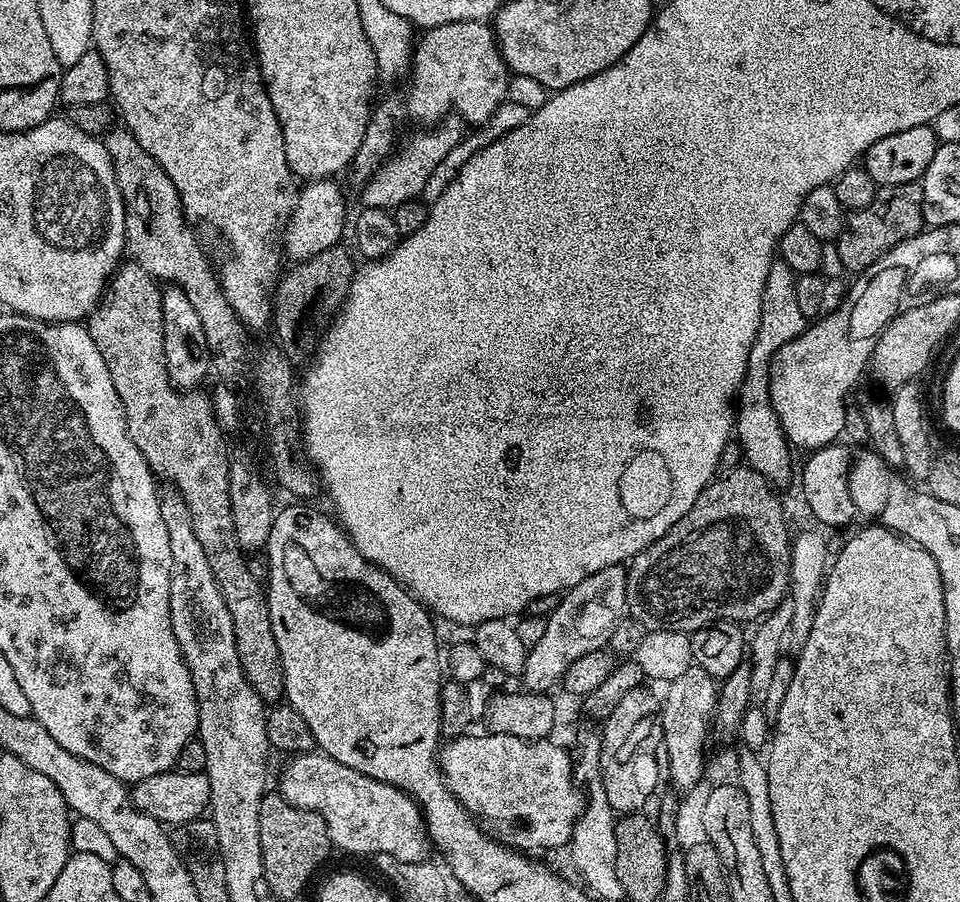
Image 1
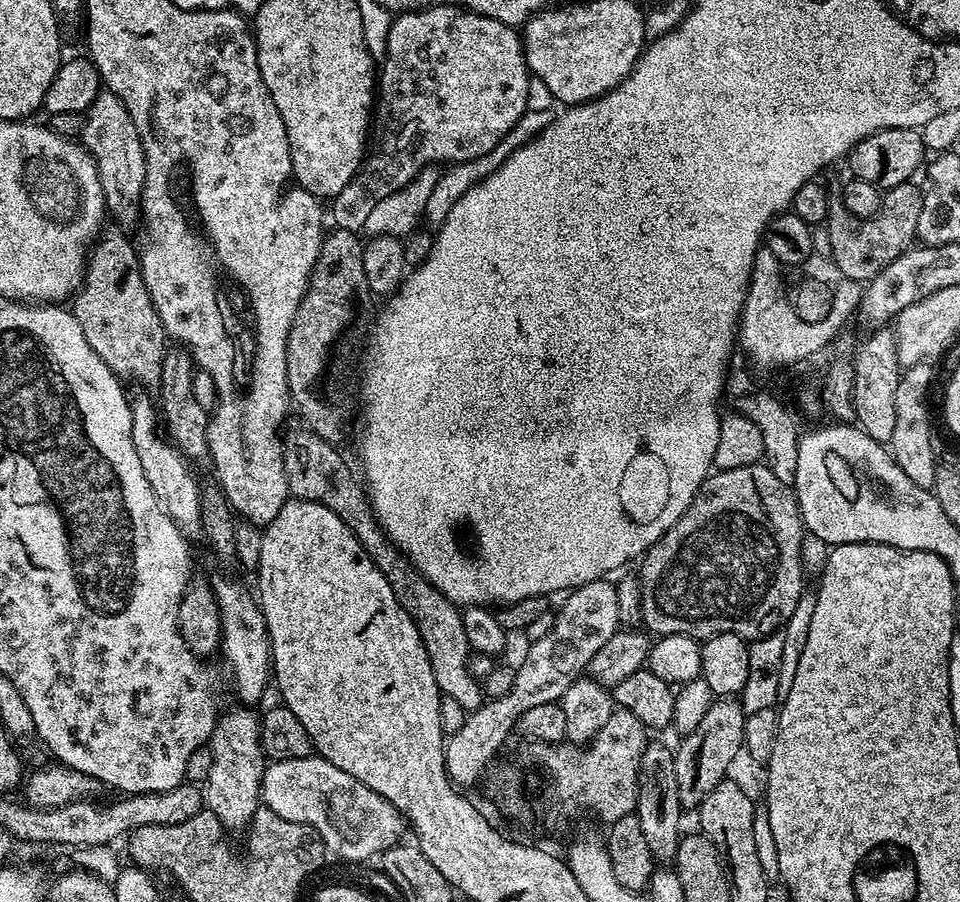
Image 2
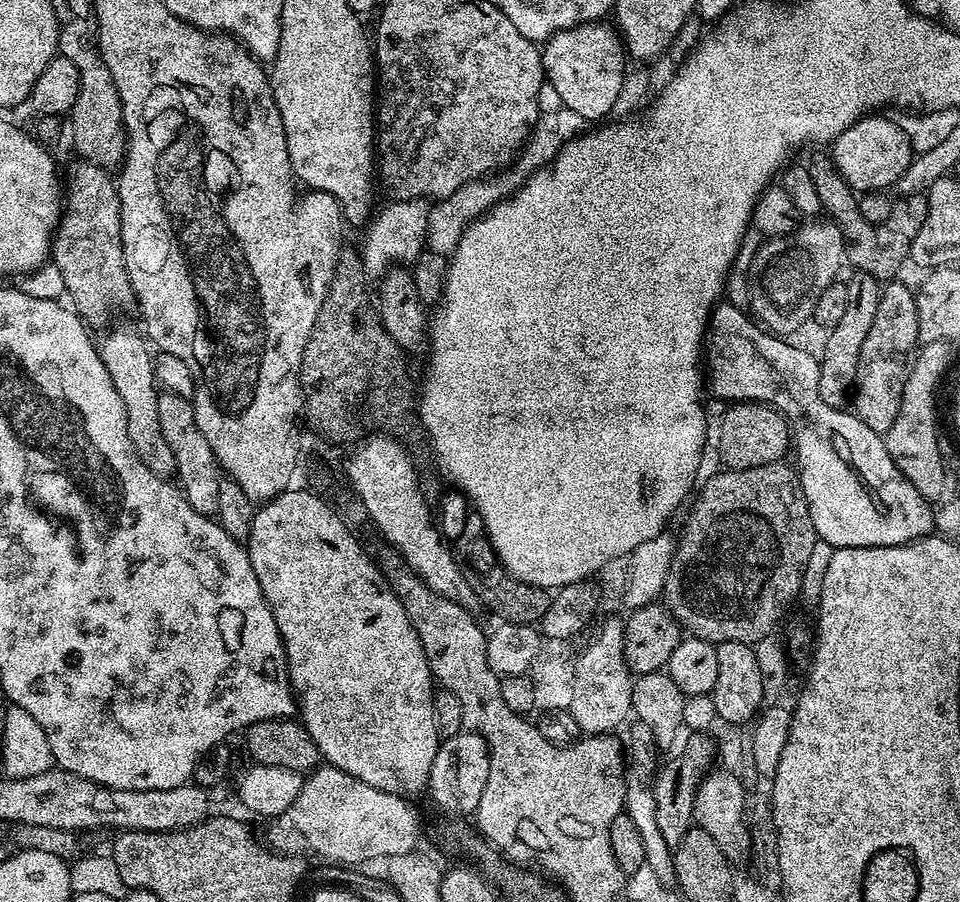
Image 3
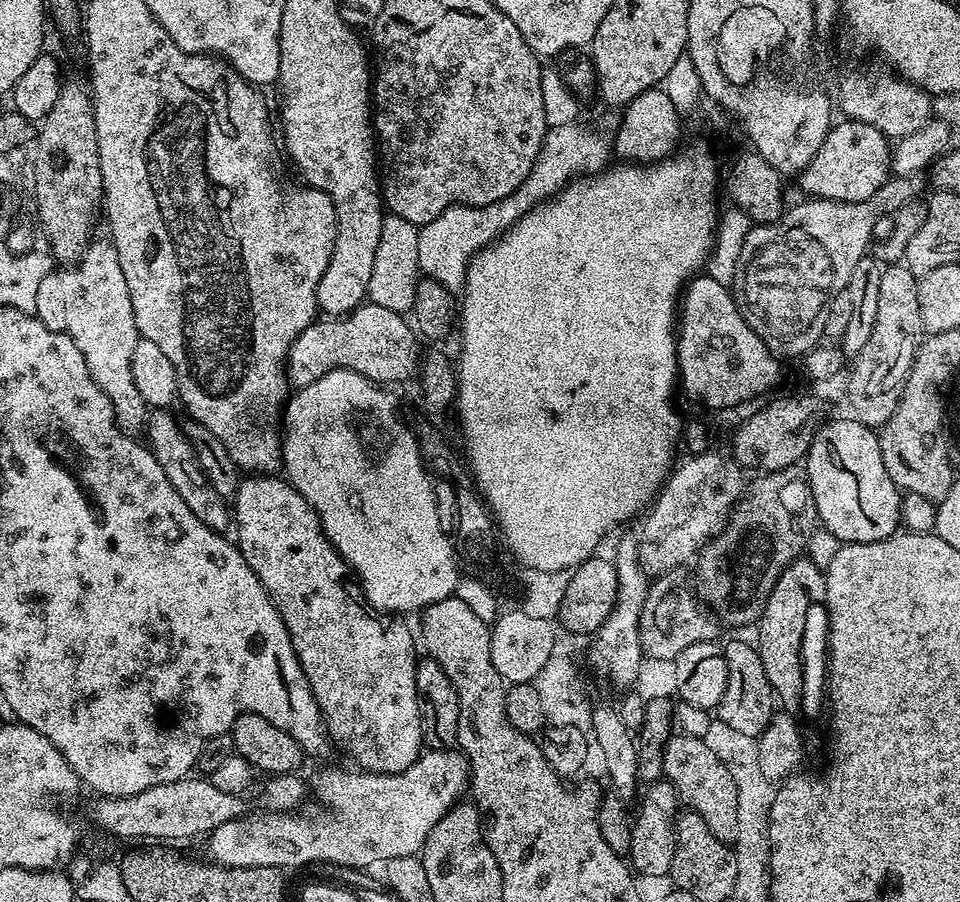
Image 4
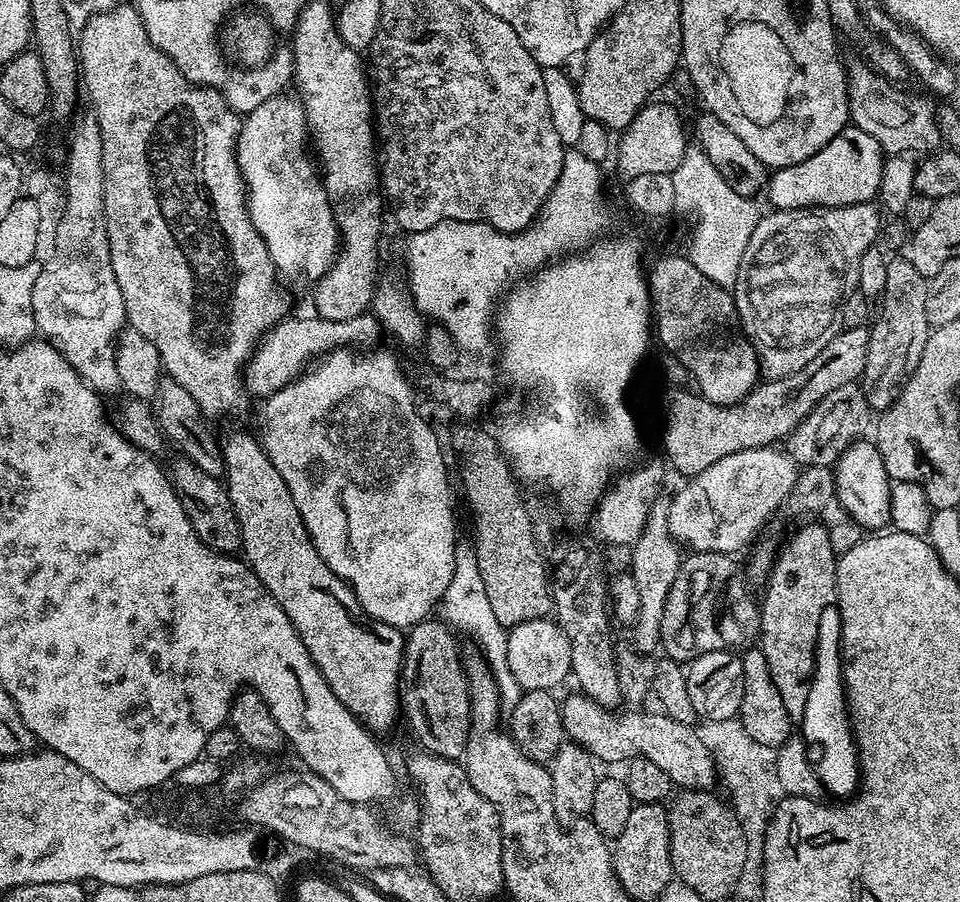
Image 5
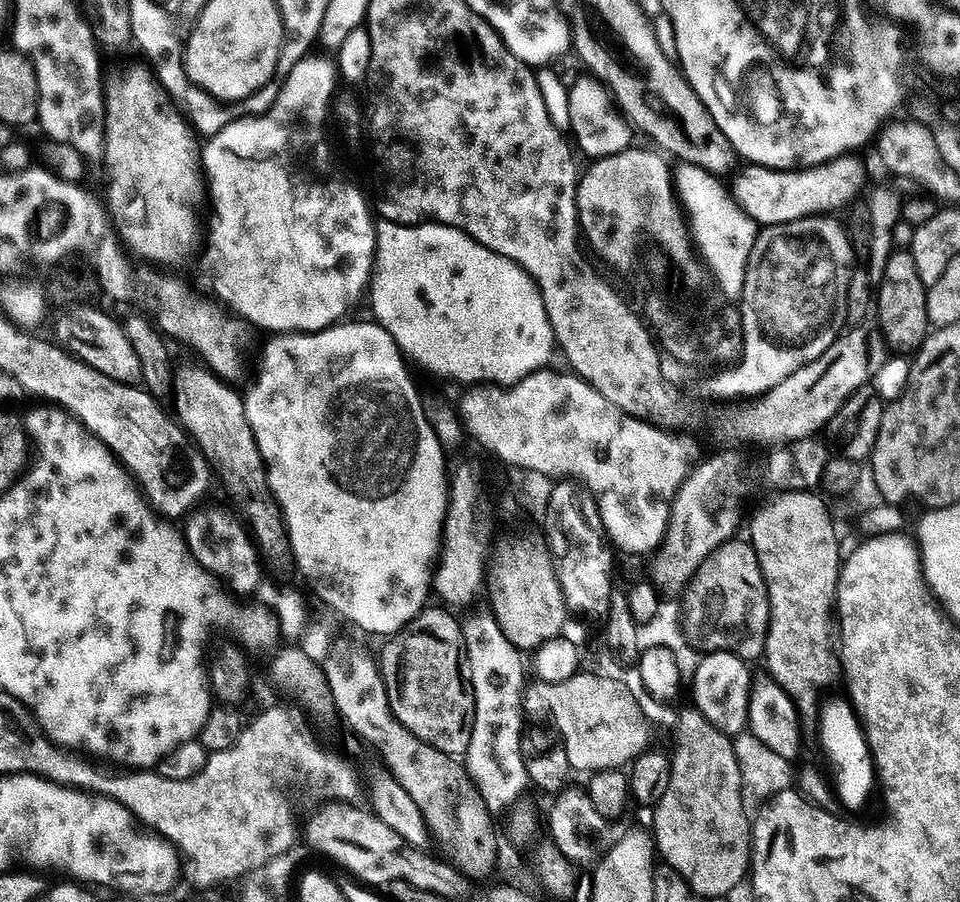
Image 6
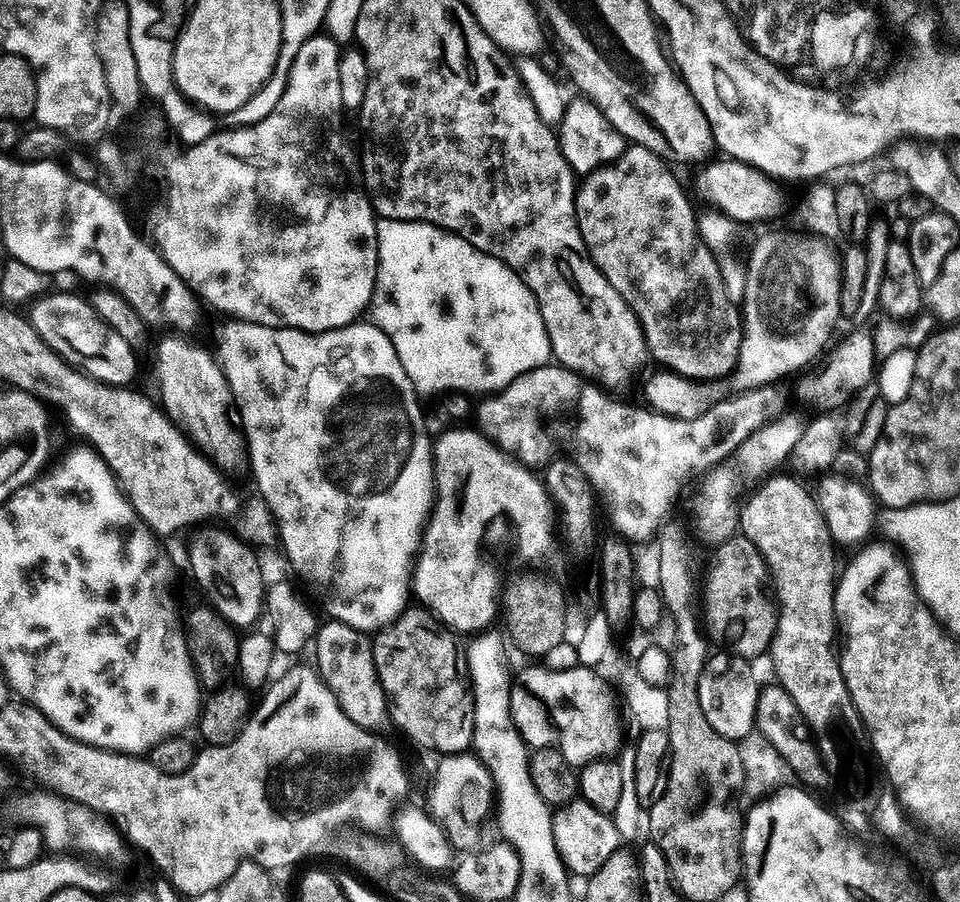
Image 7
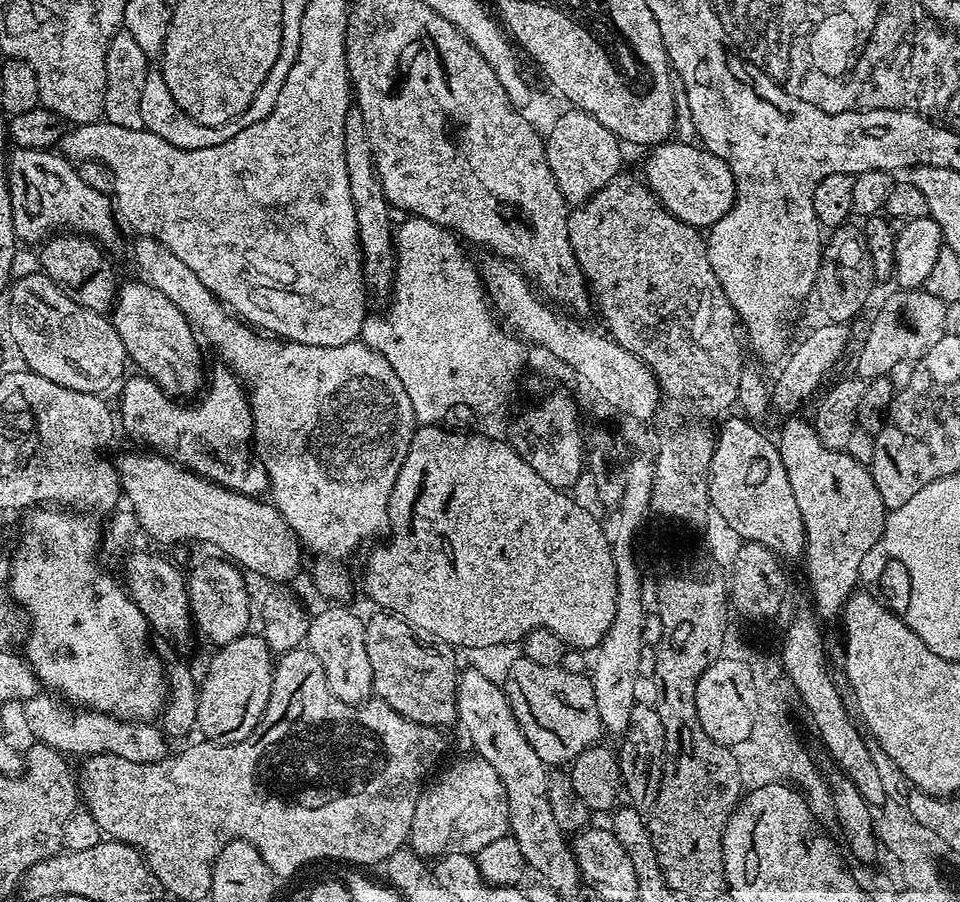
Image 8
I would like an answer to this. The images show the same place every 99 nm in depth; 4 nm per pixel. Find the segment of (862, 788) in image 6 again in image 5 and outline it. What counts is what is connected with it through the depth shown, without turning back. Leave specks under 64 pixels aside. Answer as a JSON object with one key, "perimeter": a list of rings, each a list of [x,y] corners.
{"perimeter":[[[836,605],[822,610],[818,620],[818,638],[815,644],[815,668],[810,678],[806,696],[805,713],[798,722],[800,736],[804,739],[809,762],[823,789],[836,798],[851,797],[859,789],[859,752],[852,734],[848,716],[847,696],[844,688],[843,660],[840,654],[841,614]]]}

